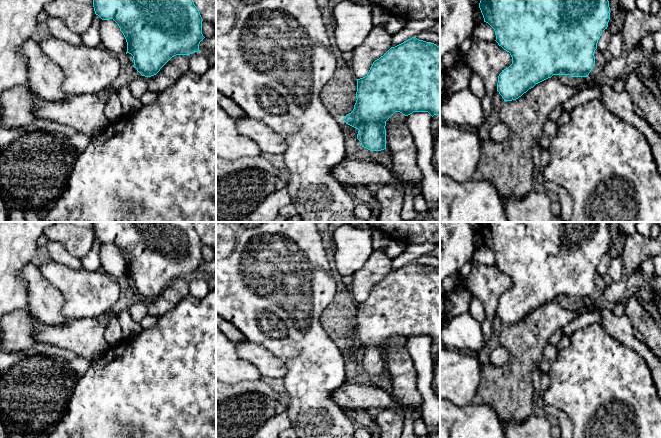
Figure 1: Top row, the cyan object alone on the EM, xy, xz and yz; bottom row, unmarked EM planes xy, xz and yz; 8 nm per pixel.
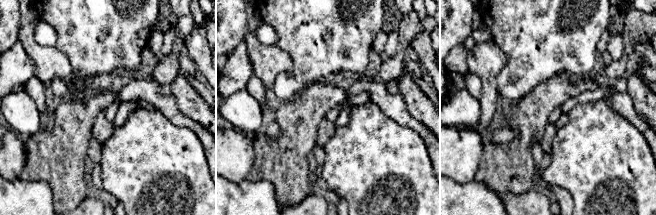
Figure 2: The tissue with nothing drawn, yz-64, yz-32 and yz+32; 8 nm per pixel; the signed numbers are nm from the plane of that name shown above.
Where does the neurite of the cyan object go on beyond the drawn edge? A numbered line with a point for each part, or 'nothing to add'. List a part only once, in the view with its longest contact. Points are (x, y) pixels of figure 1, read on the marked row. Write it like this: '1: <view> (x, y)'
nothing to add

